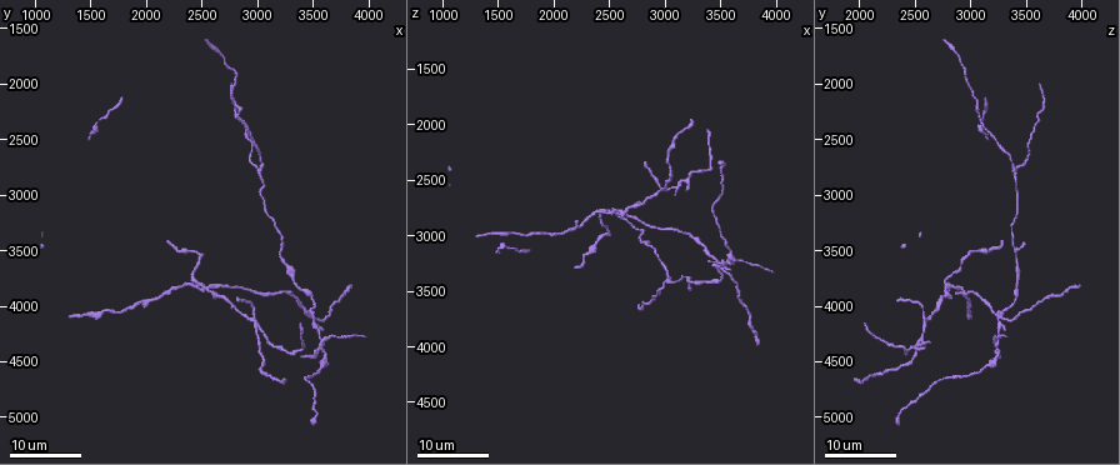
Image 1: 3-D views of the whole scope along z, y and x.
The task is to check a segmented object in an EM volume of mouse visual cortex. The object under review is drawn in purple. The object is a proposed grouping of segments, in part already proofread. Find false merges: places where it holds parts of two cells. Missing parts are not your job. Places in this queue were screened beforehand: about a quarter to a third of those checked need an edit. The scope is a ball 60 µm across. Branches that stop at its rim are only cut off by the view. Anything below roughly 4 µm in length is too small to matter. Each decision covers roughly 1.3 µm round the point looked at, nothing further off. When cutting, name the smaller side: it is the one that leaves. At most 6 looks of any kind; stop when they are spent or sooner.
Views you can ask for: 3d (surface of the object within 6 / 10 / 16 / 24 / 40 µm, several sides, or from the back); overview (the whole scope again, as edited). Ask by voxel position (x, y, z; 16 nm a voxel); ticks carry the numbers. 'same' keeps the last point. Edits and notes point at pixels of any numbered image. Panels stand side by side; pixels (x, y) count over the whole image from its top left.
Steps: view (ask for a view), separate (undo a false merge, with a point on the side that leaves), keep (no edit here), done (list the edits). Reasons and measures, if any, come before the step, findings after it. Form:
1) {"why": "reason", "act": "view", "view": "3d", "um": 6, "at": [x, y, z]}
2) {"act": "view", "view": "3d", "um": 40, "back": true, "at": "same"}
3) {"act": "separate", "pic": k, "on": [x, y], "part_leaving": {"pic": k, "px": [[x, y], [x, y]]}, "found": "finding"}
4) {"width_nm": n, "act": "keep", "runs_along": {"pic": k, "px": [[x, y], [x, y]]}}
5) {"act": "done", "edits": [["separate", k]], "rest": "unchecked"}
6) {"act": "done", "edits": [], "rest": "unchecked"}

{"why": "branch point", "act": "view", "view": "3d", "um": 16, "at": [2520, 3840, 2760]}

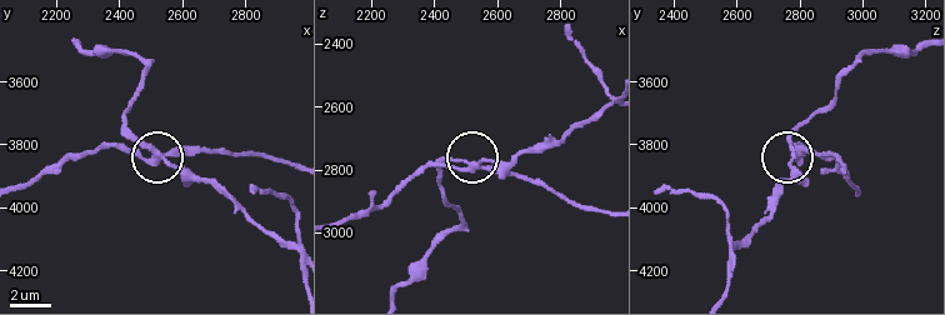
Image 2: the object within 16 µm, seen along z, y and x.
{"why": "zoom in", "act": "view", "view": "3d", "um": 6, "at": [2550, 3840, 2770]}

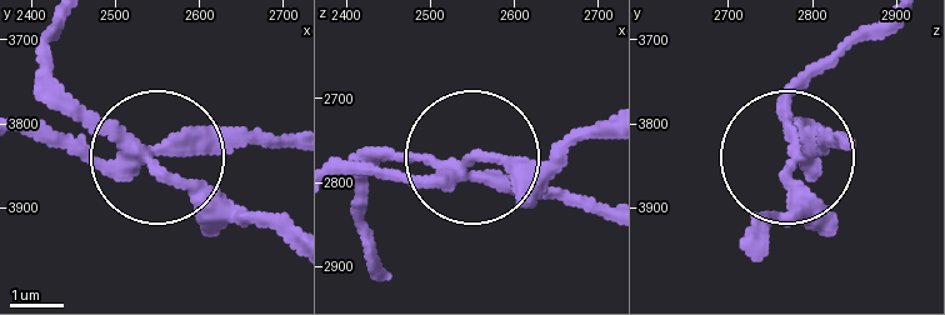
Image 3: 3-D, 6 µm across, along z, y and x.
{"arms": 3, "act": "separate", "pic": 3, "on": [70, 106], "part_leaving": {"pic": 3, "px": [[145, 148], [288, 229]]}, "found": "two cells meet here"}

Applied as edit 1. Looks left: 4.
{"why": "four-way junction", "act": "view", "view": "3d", "um": 24, "at": [3500, 4120, 3260]}

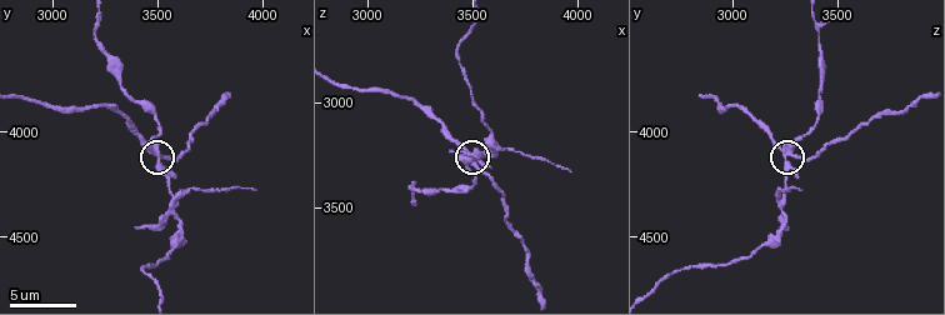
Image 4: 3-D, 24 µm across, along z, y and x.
{"act": "view", "view": "3d", "um": 10, "at": [3500, 4100, 3250]}

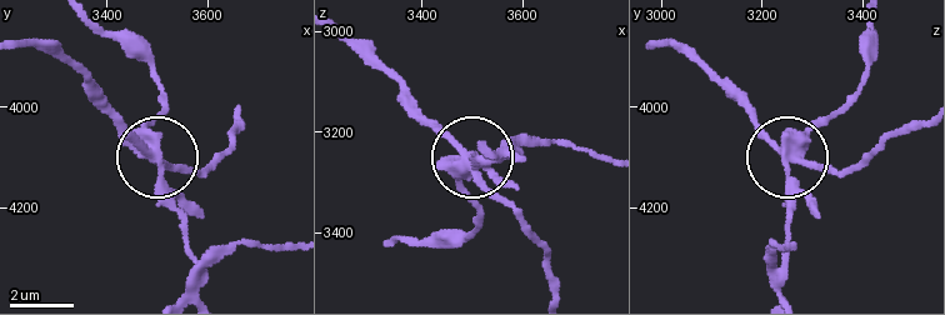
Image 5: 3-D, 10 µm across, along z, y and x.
{"side_arm_um": 27, "act": "keep", "found": "all the same cell"}

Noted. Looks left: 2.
{"why": "arms part here", "act": "view", "view": "3d", "um": 24, "at": [3040, 2760, 3380]}

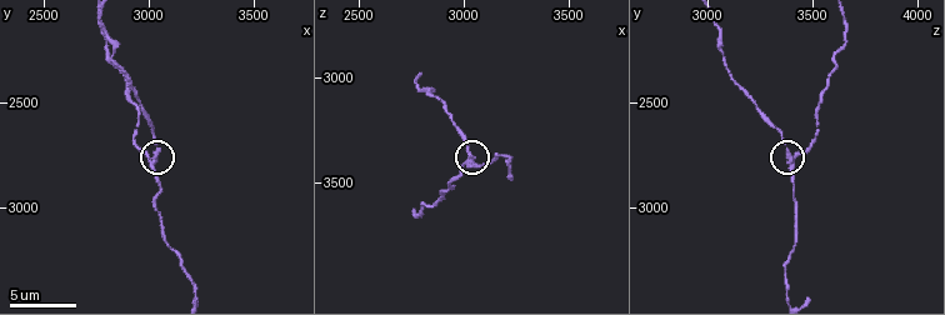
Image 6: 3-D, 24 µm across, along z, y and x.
{"why": "zoom in", "act": "view", "view": "3d", "um": 6, "at": [3020, 2770, 3390]}

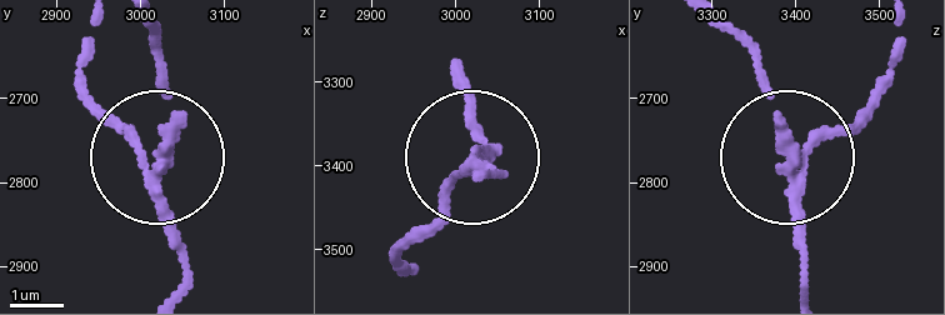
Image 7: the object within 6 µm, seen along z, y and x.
{"width_nm": 210, "act": "separate", "pic": 7, "on": [119, 131], "part_leaving": {"pic": 7, "px": [[149, 178], [86, 88], [90, 21]]}, "found": "two cells meet here"}

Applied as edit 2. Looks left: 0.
{"act": "done", "edits": [["separate", 3], ["separate", 7]], "rest": "unchecked"}

